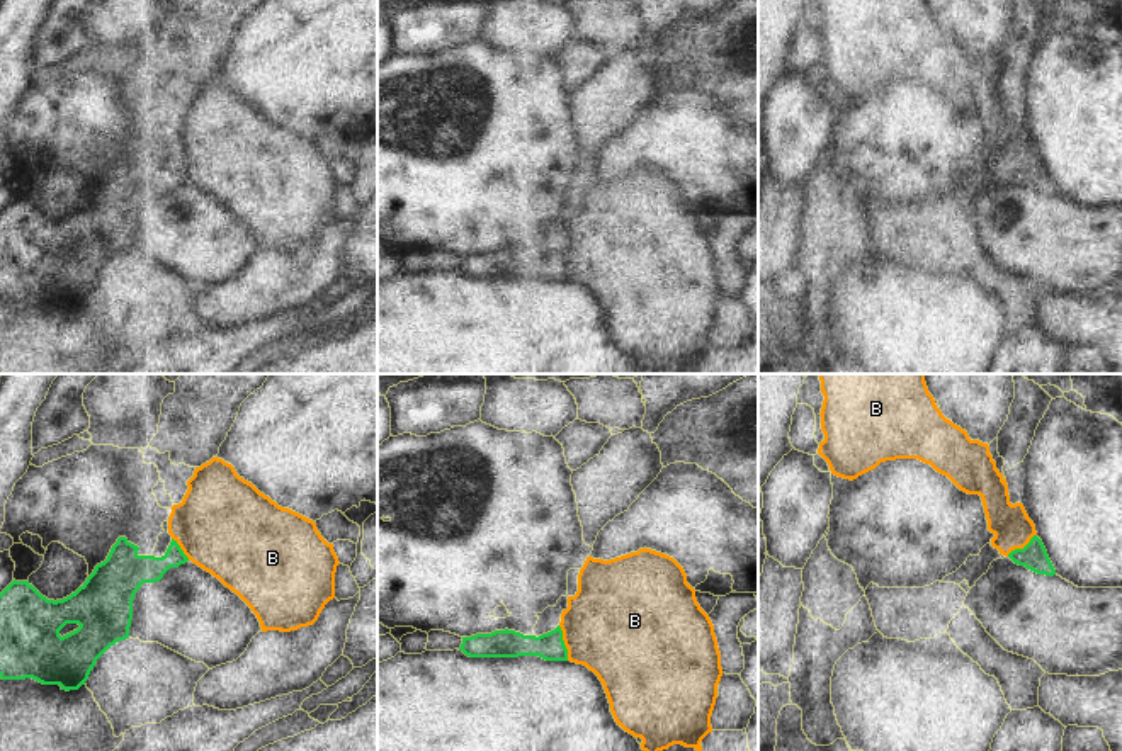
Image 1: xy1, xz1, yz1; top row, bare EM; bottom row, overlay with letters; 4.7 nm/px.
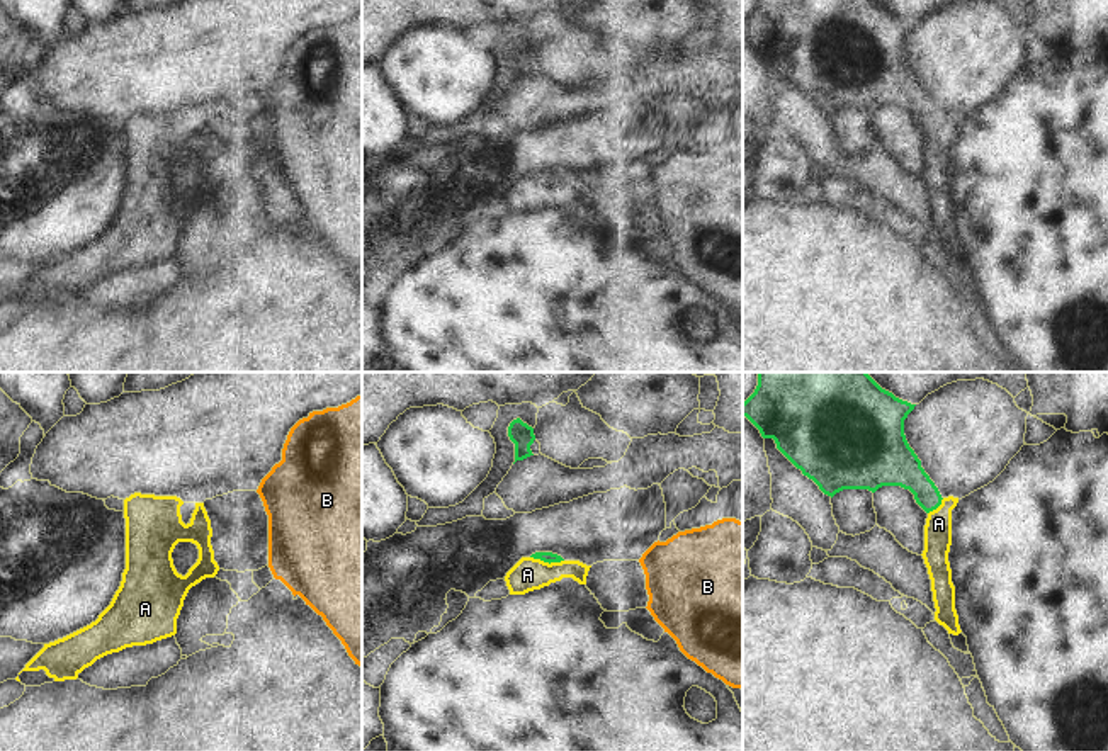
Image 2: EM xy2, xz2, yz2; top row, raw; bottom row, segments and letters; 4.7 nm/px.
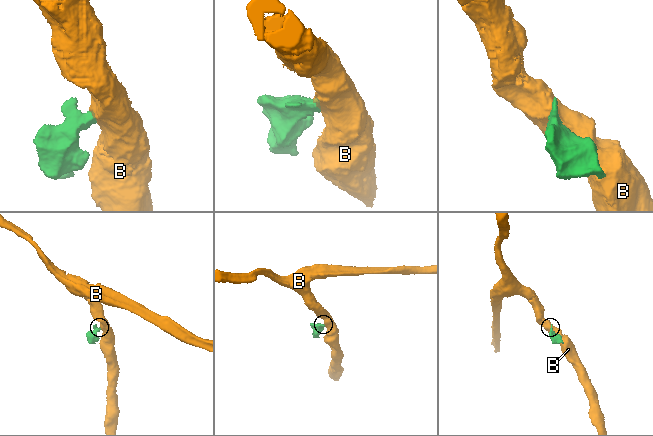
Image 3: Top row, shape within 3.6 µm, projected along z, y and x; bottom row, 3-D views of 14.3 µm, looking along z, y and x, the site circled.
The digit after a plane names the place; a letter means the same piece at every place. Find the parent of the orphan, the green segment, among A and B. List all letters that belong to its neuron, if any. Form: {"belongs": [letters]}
{"belongs": ["A"]}

